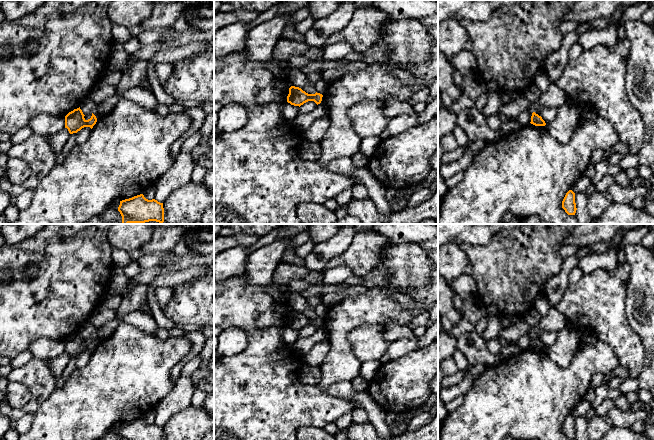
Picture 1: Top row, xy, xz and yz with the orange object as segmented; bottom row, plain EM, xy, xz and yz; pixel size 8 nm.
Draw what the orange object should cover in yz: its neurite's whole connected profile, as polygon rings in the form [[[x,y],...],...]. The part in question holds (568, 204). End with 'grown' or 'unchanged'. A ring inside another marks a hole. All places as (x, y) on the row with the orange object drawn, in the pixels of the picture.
[[[569,190],[563,201],[562,201],[562,208],[568,215],[575,215],[576,213],[576,203],[575,203],[575,193],[572,190]]]; unchanged

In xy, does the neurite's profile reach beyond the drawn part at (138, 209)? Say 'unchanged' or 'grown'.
unchanged

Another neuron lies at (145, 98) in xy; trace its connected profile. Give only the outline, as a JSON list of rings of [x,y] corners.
[[[140,85],[123,91],[123,99],[133,101],[148,111],[157,111],[158,102],[155,95]]]

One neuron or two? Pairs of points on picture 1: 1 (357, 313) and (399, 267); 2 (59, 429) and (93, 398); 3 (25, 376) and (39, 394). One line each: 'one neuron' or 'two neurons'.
1: two neurons
2: one neuron
3: one neuron

